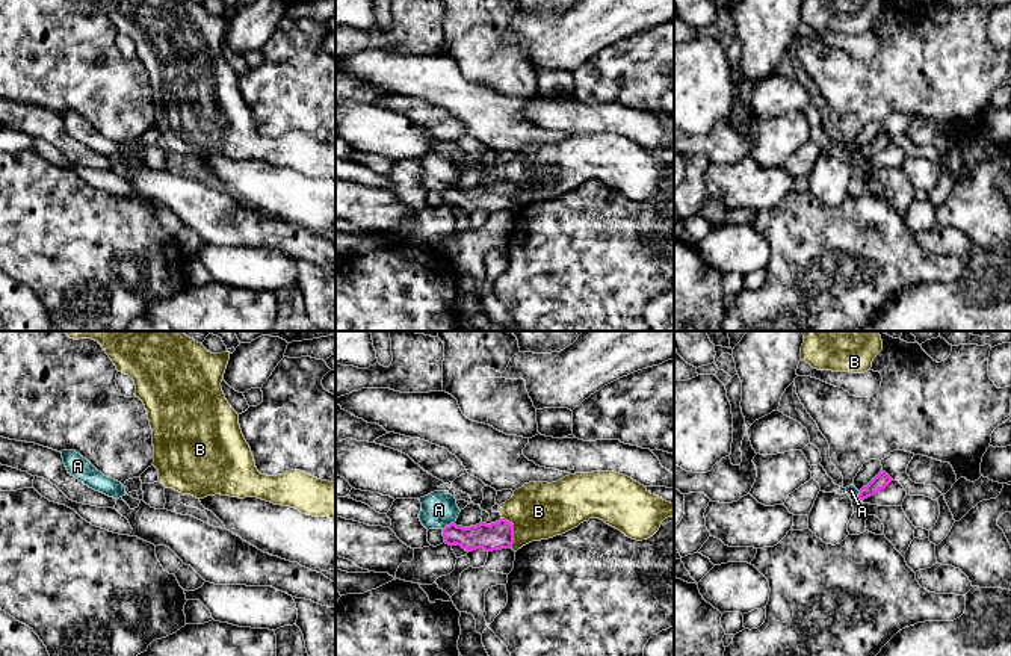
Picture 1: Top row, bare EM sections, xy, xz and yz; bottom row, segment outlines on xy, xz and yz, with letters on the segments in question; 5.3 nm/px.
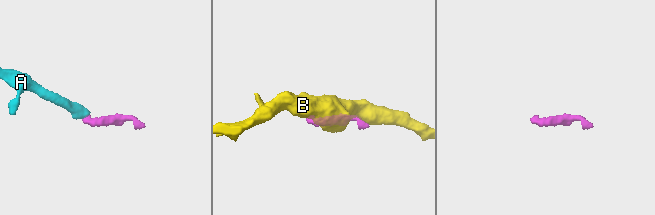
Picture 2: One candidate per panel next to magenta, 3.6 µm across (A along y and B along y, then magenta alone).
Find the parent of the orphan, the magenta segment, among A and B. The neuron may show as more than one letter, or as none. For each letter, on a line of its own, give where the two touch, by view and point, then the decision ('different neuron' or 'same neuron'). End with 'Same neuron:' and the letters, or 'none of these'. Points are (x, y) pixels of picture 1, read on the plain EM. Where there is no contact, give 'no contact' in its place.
A: xz (449, 186) | same neuron
B: xz (513, 192) | different neuron
Same neuron: A

